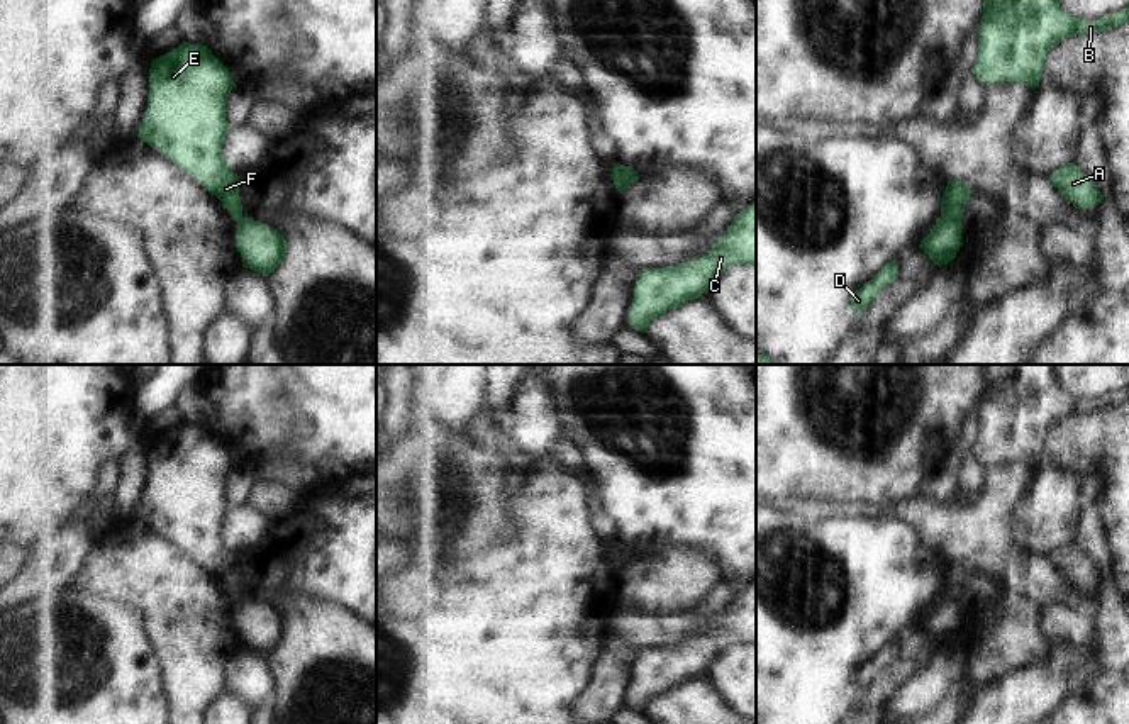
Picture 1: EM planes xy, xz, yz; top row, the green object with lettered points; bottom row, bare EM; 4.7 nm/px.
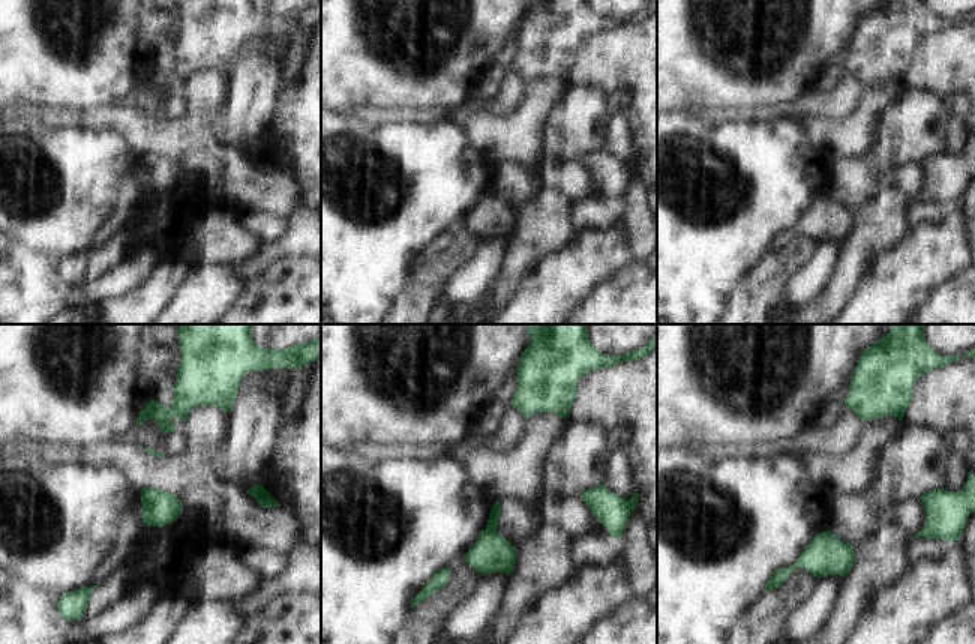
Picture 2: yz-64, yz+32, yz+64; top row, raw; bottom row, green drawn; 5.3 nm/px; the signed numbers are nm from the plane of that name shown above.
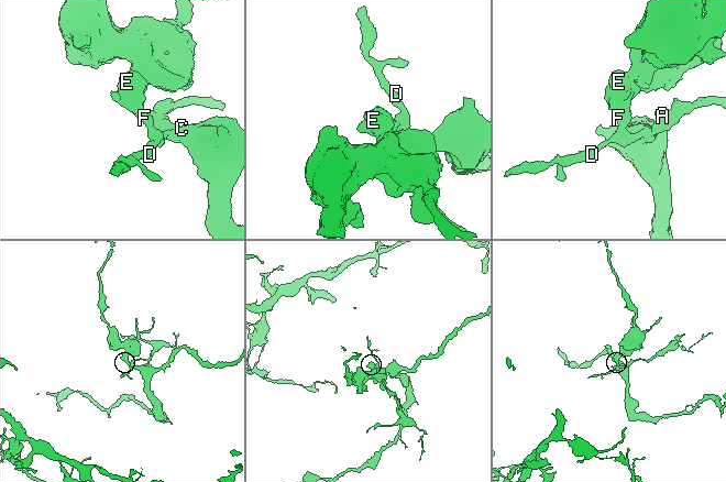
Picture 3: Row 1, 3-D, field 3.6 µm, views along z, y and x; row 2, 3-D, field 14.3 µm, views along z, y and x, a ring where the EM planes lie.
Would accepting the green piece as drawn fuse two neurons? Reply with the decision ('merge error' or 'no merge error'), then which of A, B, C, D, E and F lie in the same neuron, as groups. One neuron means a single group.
merge error | A C D / B E F

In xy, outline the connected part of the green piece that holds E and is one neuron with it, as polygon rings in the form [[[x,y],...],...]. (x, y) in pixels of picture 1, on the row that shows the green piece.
[[[183,41],[151,63],[147,109],[139,127],[139,139],[202,181],[241,224],[239,176],[227,168],[222,153],[231,131],[225,120],[225,100],[232,88],[236,83],[229,70],[210,49]]]

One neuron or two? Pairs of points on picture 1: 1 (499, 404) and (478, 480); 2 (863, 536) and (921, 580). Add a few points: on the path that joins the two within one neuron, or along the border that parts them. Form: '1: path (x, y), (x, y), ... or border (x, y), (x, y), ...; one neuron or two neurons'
1: border (485, 412), (497, 423); two neurons
2: path (877, 550), (907, 580); one neuron

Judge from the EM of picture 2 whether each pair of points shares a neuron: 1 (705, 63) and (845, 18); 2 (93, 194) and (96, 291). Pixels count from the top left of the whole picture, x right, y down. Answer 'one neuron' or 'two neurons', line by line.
1: one neuron
2: two neurons

